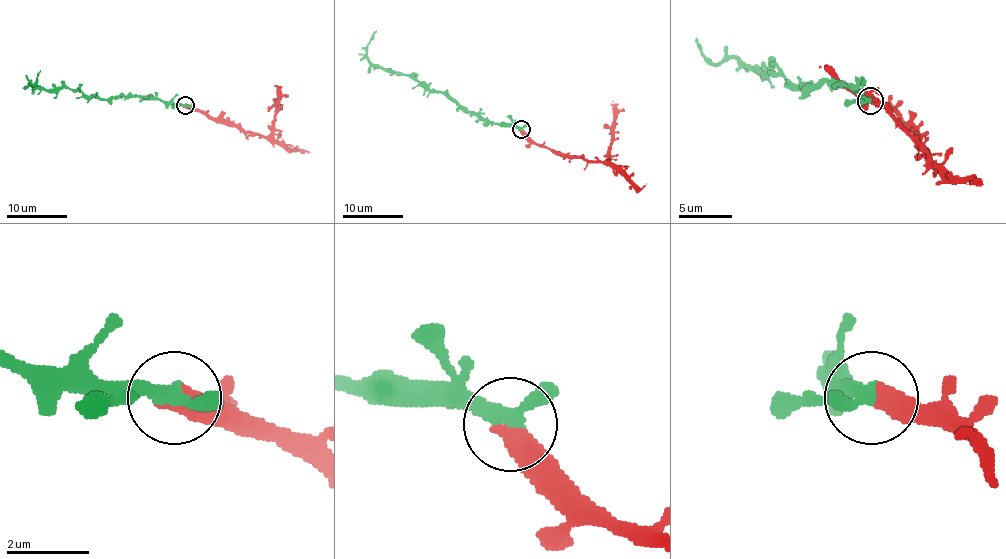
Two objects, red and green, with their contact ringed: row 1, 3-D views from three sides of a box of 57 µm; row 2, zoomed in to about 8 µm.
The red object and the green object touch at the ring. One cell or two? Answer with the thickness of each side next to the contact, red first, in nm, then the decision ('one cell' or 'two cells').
500 nm thick on the red side, 320 nm on the other; one cell

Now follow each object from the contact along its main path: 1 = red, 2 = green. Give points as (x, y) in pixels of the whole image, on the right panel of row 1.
1: (871, 101), (887, 104), (916, 134), (927, 155), (889, 115), (820, 67)
2: (871, 101), (844, 85), (822, 83), (804, 88), (772, 69), (761, 72), (723, 59), (713, 64), (697, 37)

